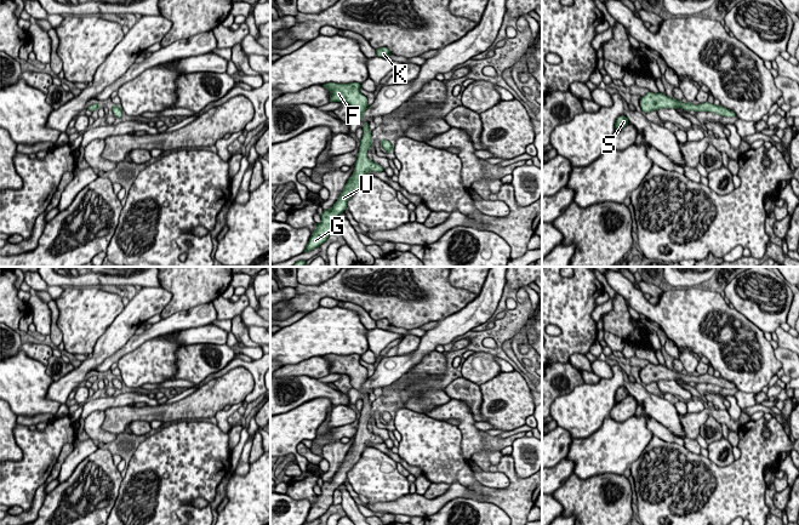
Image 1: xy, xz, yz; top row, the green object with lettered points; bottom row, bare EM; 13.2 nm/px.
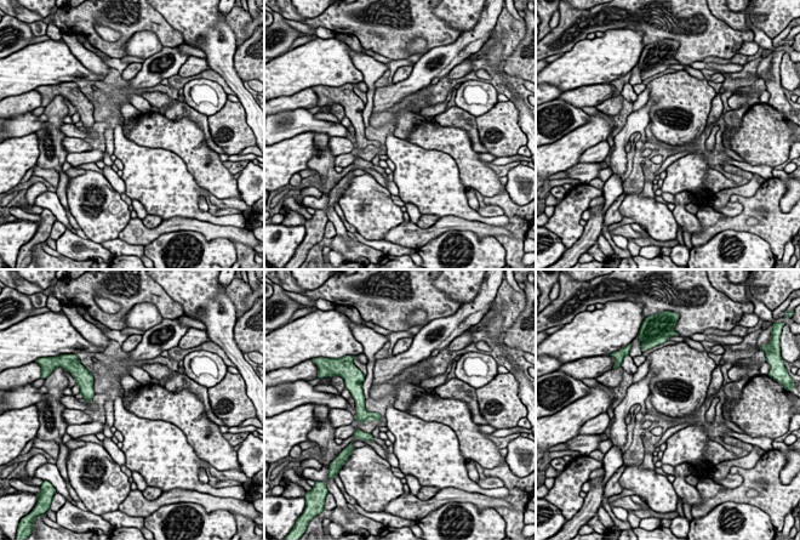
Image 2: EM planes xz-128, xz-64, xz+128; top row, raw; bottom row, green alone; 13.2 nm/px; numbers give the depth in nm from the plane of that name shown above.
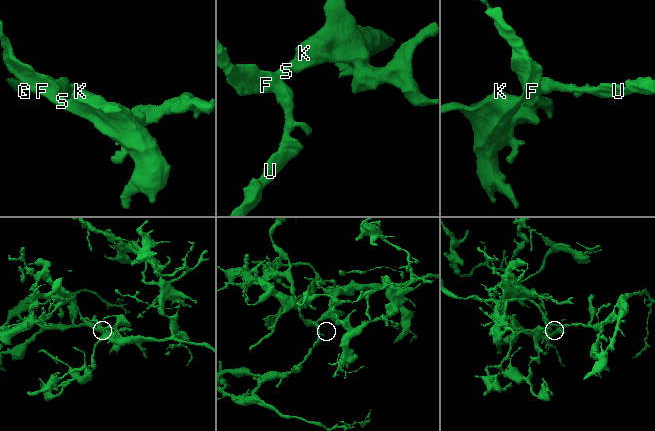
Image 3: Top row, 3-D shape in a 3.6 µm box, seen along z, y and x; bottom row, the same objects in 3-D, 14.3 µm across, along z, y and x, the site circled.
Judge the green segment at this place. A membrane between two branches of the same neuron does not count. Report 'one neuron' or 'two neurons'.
one neuron

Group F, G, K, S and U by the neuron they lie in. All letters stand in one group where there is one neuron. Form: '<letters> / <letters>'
F G K S U

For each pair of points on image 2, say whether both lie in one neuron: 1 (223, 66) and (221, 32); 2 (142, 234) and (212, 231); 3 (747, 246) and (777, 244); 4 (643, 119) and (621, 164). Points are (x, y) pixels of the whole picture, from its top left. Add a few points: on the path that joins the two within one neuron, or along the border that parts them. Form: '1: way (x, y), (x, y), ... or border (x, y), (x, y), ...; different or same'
1: way (221, 57), (221, 40); same
2: way (159, 229), (169, 225), (195, 225); same
3: border (743, 232), (750, 232), (763, 238), (775, 256); different
4: way (630, 129), (621, 140), (620, 152); same

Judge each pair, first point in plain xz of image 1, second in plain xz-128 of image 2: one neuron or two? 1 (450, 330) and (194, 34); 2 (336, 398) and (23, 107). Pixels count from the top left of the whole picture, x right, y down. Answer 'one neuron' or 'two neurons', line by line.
1: two neurons
2: two neurons

